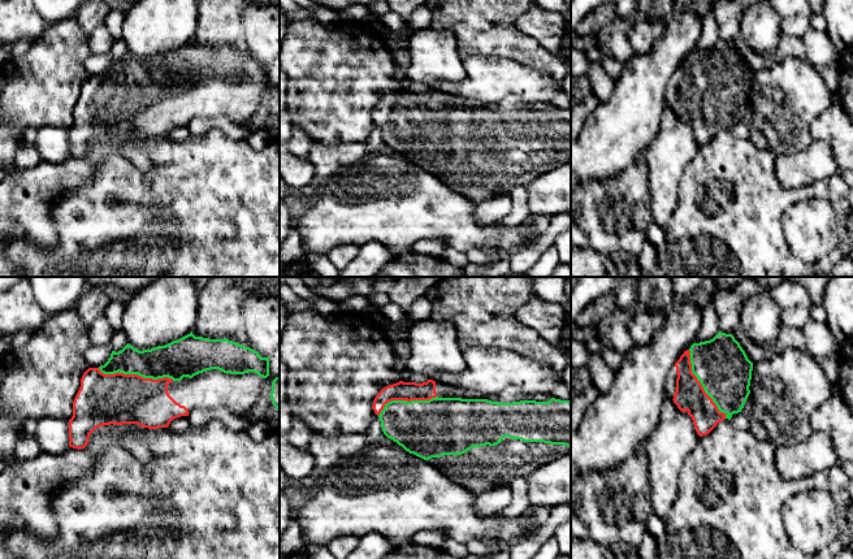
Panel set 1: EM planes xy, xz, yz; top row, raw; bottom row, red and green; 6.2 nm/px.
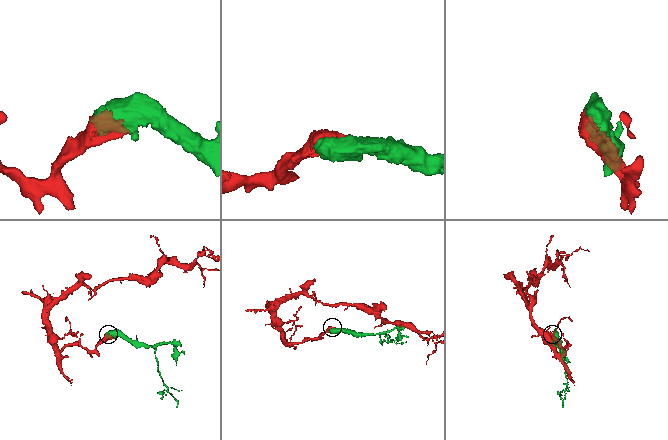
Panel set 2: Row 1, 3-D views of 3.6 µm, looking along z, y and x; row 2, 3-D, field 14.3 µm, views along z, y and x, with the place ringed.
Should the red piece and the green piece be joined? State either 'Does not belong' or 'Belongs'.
Belongs

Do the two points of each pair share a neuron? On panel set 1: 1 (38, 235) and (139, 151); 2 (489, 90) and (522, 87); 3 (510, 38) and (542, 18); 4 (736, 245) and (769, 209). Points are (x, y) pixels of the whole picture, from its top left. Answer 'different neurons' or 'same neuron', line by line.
1: same neuron
2: same neuron
3: different neurons
4: same neuron

